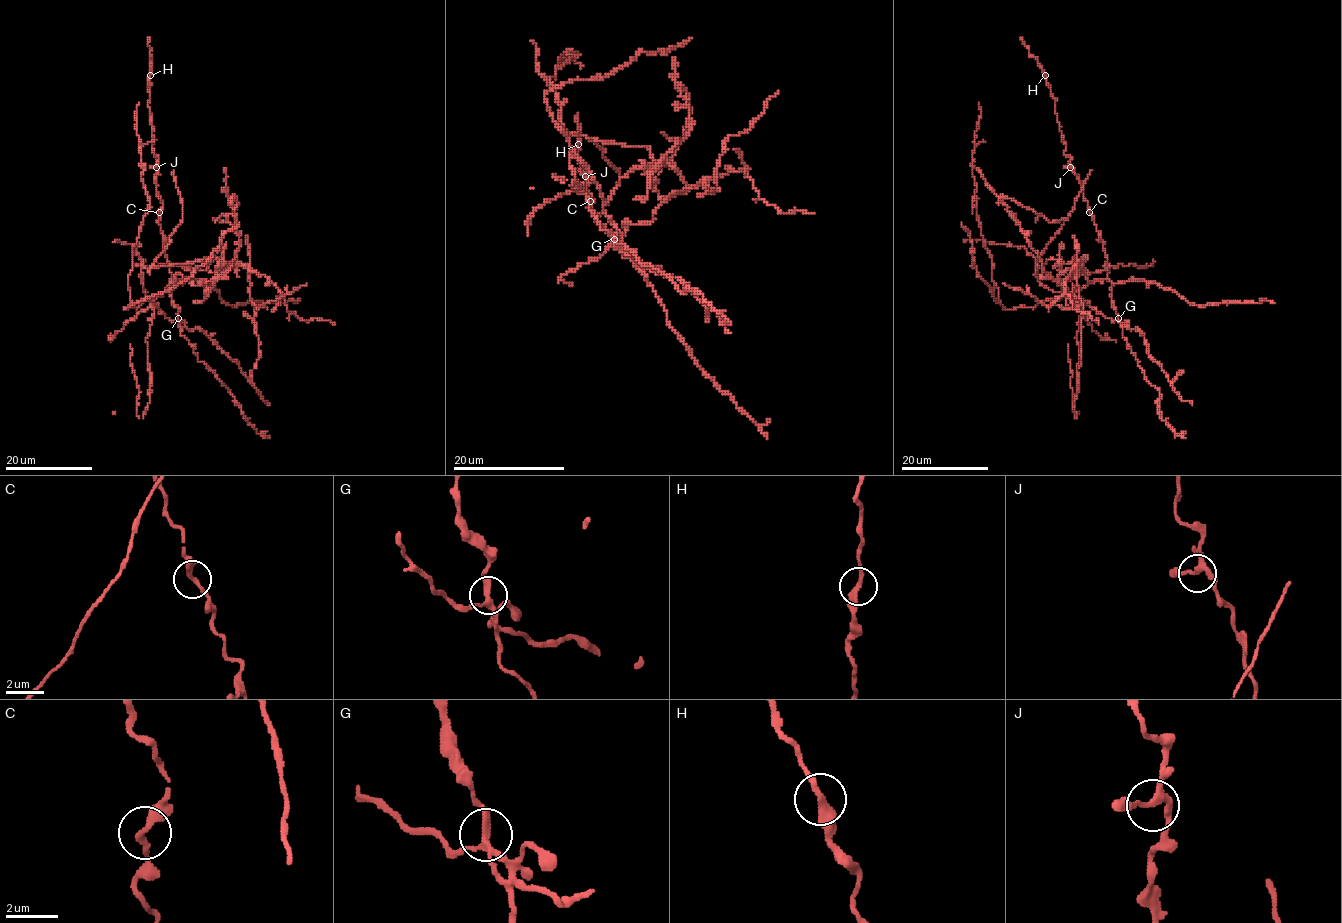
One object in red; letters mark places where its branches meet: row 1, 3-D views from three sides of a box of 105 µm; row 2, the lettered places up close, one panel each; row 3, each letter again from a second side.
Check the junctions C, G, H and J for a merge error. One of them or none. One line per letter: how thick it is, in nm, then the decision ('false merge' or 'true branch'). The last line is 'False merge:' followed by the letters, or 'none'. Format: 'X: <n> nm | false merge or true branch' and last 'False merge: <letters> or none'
C: 280 nm | true branch
G: 240 nm | false merge
H: 300 nm | true branch
J: 240 nm | true branch
False merge: G

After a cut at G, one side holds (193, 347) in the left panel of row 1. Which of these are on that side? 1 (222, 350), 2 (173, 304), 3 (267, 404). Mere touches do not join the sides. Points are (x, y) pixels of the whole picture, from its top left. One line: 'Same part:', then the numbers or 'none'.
Same part: 2

